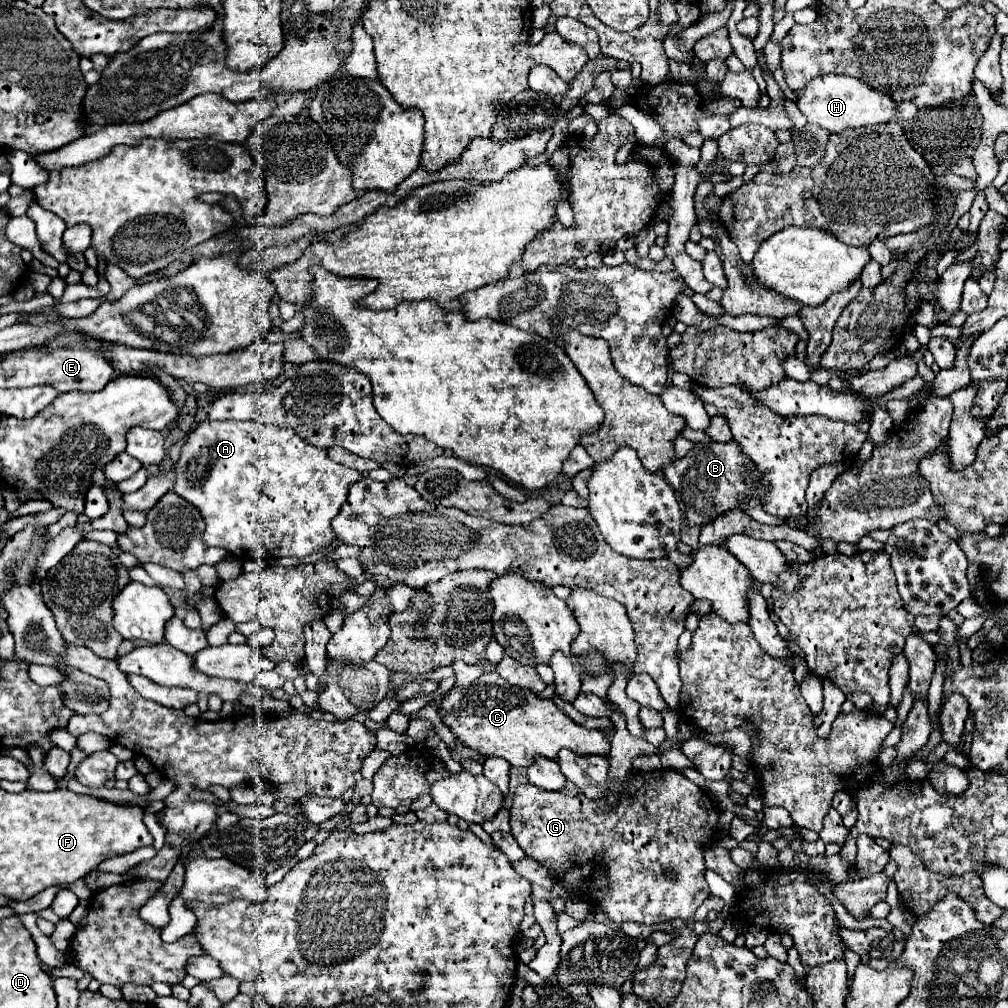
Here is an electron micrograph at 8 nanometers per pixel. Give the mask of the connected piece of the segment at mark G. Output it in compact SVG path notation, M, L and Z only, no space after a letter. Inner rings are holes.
M654 770L654 772L638 772L620 790L620 804L616 808L606 806L606 798L594 802L584 798L576 786L570 782L562 792L548 792L540 790L532 784L518 786L514 794L514 802L510 808L512 814L512 836L524 846L526 856L536 858L542 866L550 868L558 881L574 884L580 896L584 896L594 908L602 906L612 920L632 920L640 924L662 924L664 920L684 920L686 926L676 928L670 932L670 960L656 960L654 962L654 976L634 976L632 978L632 992L656 1006L668 1006L672 998L680 992L680 986L686 976L686 962L692 956L692 948L698 936L692 932L694 912L710 896L710 888L705 880L705 864L703 852L717 833L718 824L717 804L702 788L694 782L686 780L682 774L672 770ZM594 866L600 866L608 872L612 888L602 892L596 886L596 880L590 878ZM664 868L672 868L676 872L676 880L664 876Z

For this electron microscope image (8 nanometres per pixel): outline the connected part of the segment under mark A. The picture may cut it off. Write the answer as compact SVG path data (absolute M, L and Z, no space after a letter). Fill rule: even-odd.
M204 420L200 422L192 434L188 436L186 444L182 446L182 456L180 460L176 462L176 484L172 486L172 492L176 492L180 498L186 498L192 506L196 506L206 522L206 530L204 530L204 544L208 546L218 546L218 548L226 548L230 552L232 558L238 558L242 562L246 560L268 560L268 562L274 562L278 558L284 558L284 556L296 556L296 558L304 558L304 556L310 556L326 546L332 544L334 540L334 534L332 534L332 518L340 512L344 500L346 500L346 494L348 494L348 486L352 486L356 480L358 480L360 472L358 470L352 470L352 468L346 468L342 464L336 464L334 460L328 458L328 452L320 450L320 448L314 448L310 444L306 444L294 430L290 428L278 428L278 426L268 426L268 424L262 424L262 422L256 422L256 420L244 420L244 422L236 422L236 420Z

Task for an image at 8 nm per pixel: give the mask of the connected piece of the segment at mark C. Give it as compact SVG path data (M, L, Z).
M490 678L490 682L500 682L500 690L488 692L492 684L482 686L470 684L462 690L452 690L440 704L438 714L442 722L456 734L456 738L468 748L482 752L486 756L500 756L512 766L528 768L536 756L546 756L556 760L562 748L574 754L598 754L606 756L610 752L610 740L604 738L600 730L588 730L566 716L552 700L540 700L534 692L508 684L504 678Z

